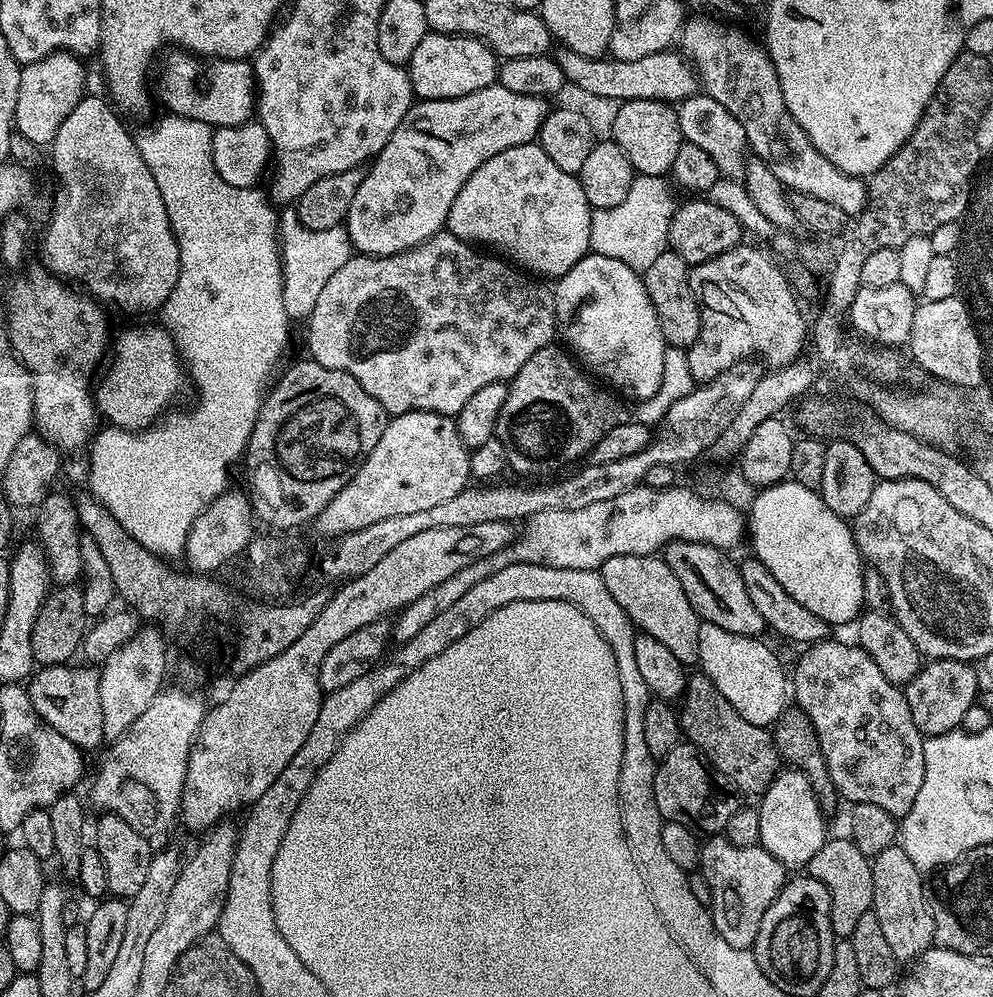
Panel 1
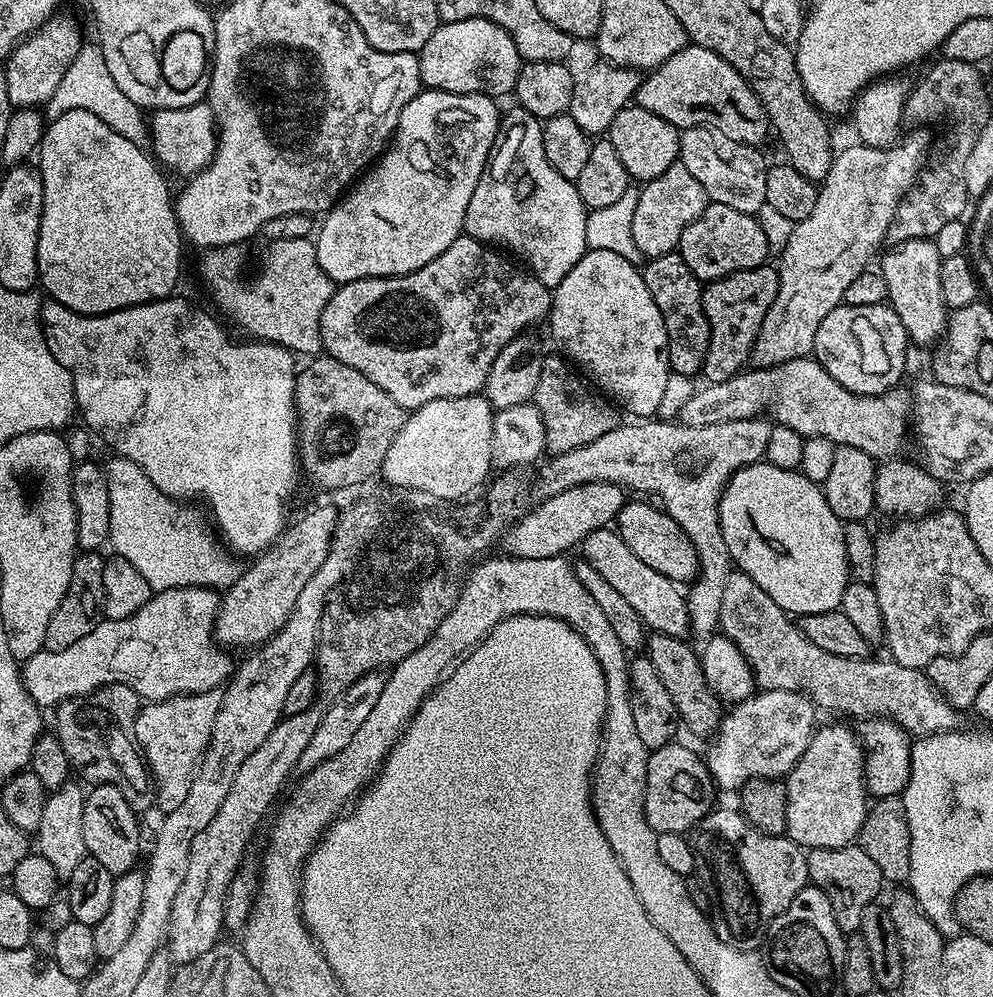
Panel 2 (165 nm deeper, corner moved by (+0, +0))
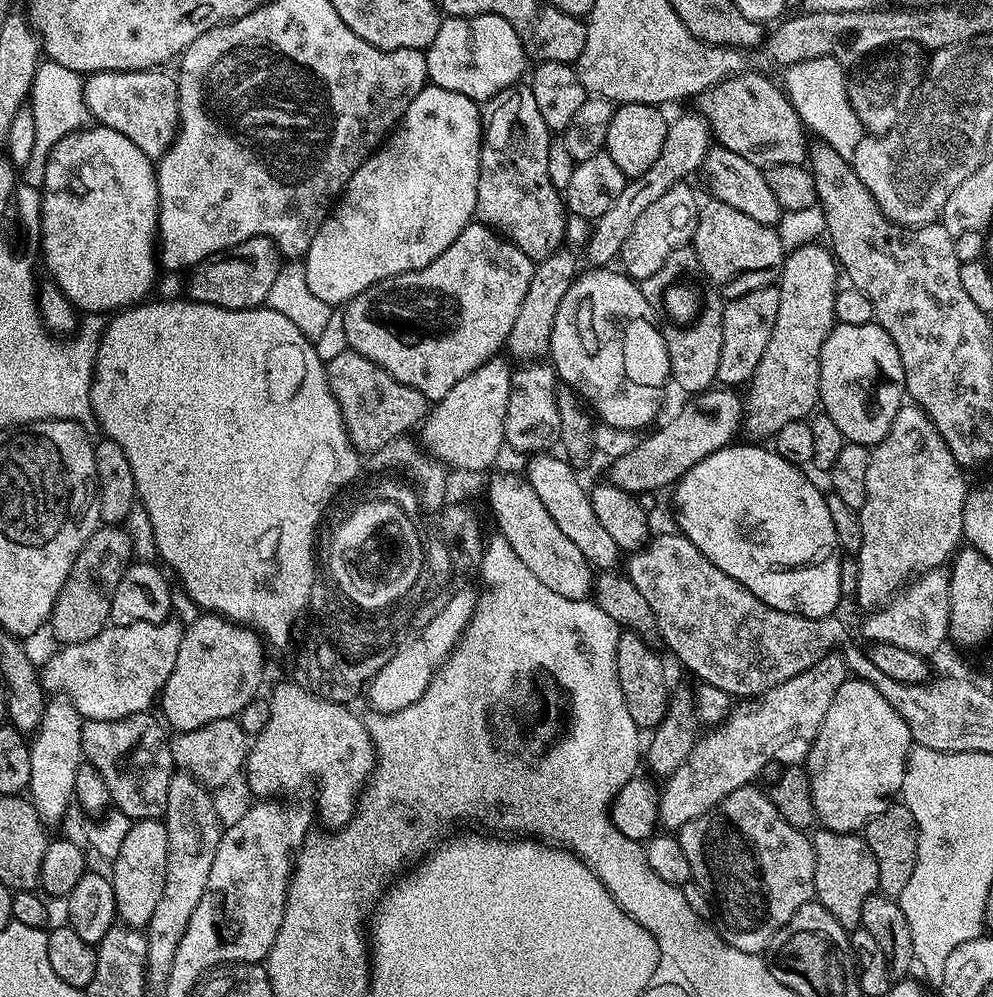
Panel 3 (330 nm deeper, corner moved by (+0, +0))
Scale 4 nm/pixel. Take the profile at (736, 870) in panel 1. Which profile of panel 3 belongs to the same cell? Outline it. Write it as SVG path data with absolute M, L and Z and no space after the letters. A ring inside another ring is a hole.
M756 786L734 790L708 813L686 822L678 831L678 839L686 862L690 862L692 880L712 899L718 916L720 912L720 937L738 950L763 953L774 934L794 918L803 904L813 899L816 890L814 850L809 833L790 826L790 822L778 814L778 806L774 806L771 795L767 791L759 792Z

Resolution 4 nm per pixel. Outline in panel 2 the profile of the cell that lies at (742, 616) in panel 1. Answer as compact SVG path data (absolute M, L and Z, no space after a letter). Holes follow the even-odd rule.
M632 499L625 502L614 521L614 530L622 538L622 542L626 542L626 546L634 550L634 555L646 562L646 566L654 566L658 574L666 574L666 578L676 584L683 585L695 580L700 571L698 554L694 550L694 542L686 538L682 526L678 526L678 522L674 522L667 511L654 510L643 499Z

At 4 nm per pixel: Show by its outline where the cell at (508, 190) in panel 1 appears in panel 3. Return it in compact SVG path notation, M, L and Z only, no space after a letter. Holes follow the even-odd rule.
M517 82L511 88L502 90L486 104L486 123L482 128L480 142L480 173L478 174L478 198L475 219L493 232L499 232L522 254L534 262L550 258L550 254L561 251L565 243L564 225L566 209L561 189L550 182L548 169L548 142L550 130L542 122L542 114L534 103L534 94L527 83Z

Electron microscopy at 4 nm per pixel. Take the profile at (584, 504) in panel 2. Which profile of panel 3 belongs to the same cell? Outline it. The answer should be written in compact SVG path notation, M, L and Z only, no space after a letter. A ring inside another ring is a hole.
M716 386L707 392L701 392L695 397L693 404L688 404L673 420L668 420L661 426L657 432L649 431L648 437L637 439L634 450L629 450L626 454L622 454L622 458L611 461L612 476L611 483L618 485L622 490L639 494L646 491L659 493L660 488L675 485L681 476L694 467L698 462L702 462L702 458L706 458L710 454L714 454L718 450L729 447L737 439L736 431L741 431L744 422L744 406L745 401L742 399L741 393L733 390L728 386Z

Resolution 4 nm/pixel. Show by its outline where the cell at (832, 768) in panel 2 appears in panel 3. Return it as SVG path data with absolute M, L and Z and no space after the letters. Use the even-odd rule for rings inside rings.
M849 678L843 682L830 710L826 711L806 759L817 821L829 832L859 833L863 830L875 816L882 814L882 810L886 810L900 796L908 753L913 747L910 726L906 726L902 714L898 714L898 710L890 706L888 697L880 693L869 680Z

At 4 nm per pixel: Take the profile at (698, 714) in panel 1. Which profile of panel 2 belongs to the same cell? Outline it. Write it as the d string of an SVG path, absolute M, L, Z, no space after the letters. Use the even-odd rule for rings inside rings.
M652 634L646 640L646 655L654 662L654 670L658 670L658 678L662 678L666 690L670 690L670 698L674 698L674 706L678 706L678 714L686 728L708 738L721 724L722 704L707 684L697 649L692 649L688 642L678 636Z

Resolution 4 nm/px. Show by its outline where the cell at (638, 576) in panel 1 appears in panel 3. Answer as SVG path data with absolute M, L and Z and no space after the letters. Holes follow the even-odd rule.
M545 450L535 453L529 459L532 461L528 464L528 472L526 471L528 484L534 490L534 494L538 494L538 498L542 498L542 506L546 506L546 510L550 510L550 518L554 518L554 522L558 522L562 534L566 534L566 538L570 538L570 542L574 542L574 546L578 546L578 550L582 550L582 554L586 554L588 563L592 565L593 569L615 569L619 565L616 563L619 562L620 556L622 560L622 549L616 545L614 538L610 538L610 533L602 527L602 522L598 522L589 489L586 484L584 488L579 474L571 468L573 465L563 455L560 457L551 456L552 454L551 451Z

